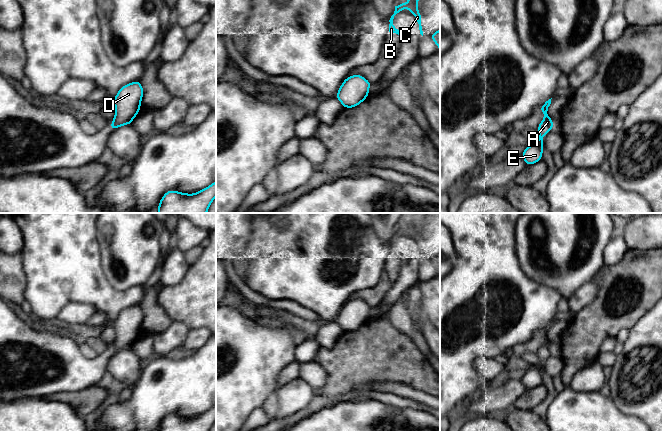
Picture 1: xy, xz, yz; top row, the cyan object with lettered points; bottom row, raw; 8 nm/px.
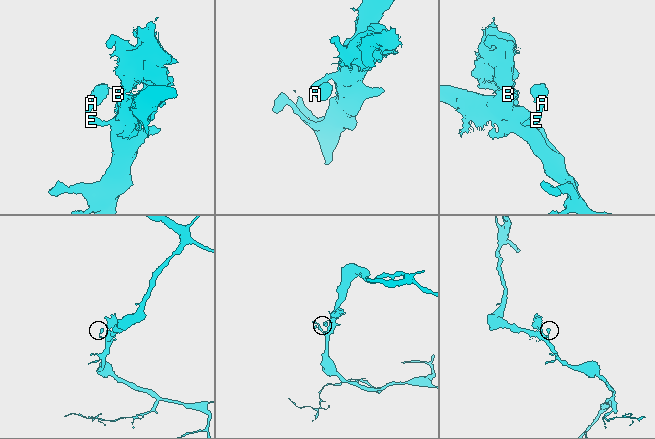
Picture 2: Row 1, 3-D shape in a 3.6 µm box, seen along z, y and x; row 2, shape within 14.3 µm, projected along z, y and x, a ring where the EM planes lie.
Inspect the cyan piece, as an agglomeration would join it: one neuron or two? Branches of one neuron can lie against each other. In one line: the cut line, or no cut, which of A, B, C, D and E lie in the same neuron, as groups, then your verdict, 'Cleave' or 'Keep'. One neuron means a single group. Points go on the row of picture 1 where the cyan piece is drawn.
No split. Groups: A B C D E. Keep

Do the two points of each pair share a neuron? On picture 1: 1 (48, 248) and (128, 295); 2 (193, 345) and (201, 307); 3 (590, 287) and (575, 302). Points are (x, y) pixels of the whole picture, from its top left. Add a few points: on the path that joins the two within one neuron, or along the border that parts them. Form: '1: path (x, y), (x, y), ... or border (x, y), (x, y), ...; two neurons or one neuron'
1: path (68, 268), (102, 296), (108, 296); one neuron
2: border (205, 327), (190, 329); two neurons
3: path (586, 291), (579, 298); one neuron

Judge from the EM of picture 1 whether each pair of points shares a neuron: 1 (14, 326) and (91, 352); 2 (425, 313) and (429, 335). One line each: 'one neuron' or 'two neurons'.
1: two neurons
2: two neurons

